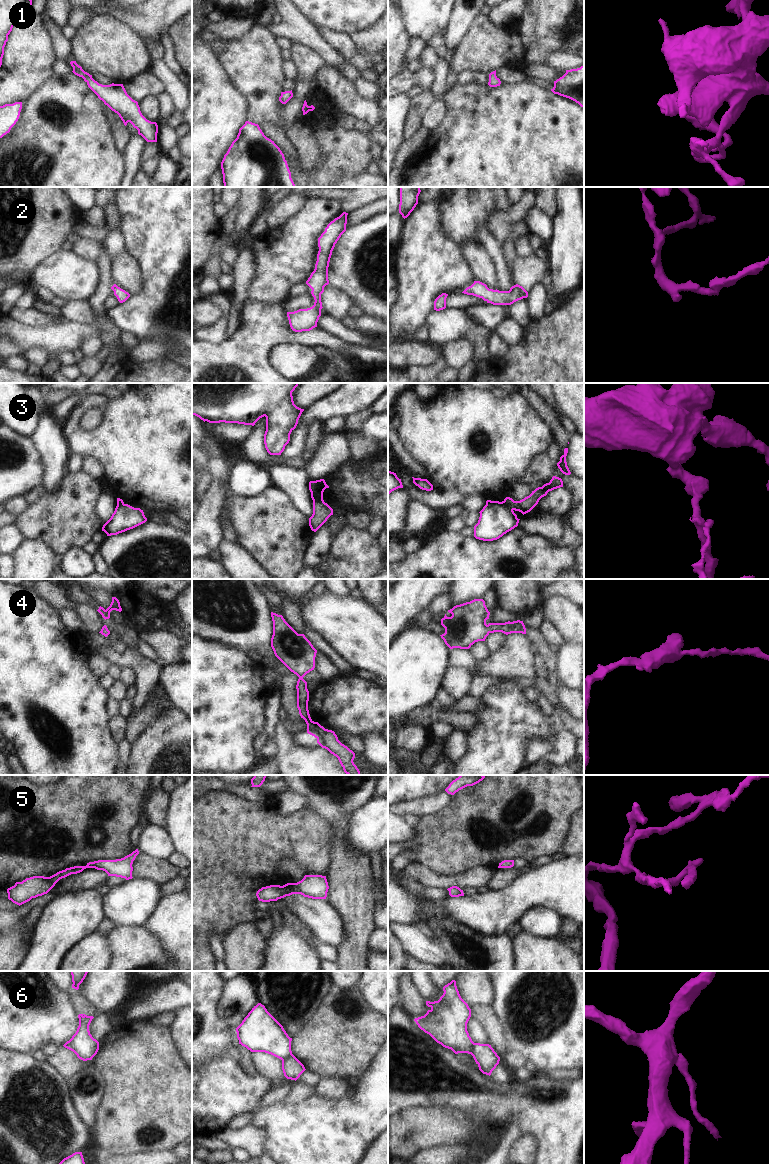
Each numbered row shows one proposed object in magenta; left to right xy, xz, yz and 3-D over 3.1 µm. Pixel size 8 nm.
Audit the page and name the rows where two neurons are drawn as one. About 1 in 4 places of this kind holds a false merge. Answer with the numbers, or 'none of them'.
3, 6

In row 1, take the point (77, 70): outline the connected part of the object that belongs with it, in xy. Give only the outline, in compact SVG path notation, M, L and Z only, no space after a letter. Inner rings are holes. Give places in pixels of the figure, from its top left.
M76 61L70 62L73 73L82 77L88 87L104 102L112 111L117 113L124 125L130 122L138 130L147 142L157 142L158 125L147 120L141 113L138 102L133 100L126 92L123 84L99 84L92 75L85 72Z

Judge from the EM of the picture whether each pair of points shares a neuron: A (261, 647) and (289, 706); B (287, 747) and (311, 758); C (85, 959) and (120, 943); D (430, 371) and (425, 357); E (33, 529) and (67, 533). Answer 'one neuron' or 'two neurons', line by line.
A: one neuron
B: one neuron
C: two neurons
D: two neurons
E: one neuron

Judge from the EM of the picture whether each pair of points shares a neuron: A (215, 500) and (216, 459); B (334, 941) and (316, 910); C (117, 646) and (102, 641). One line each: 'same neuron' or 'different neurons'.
A: different neurons
B: same neuron
C: same neuron

